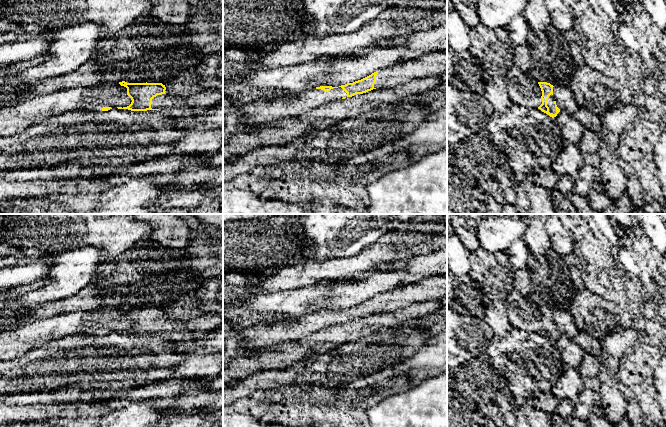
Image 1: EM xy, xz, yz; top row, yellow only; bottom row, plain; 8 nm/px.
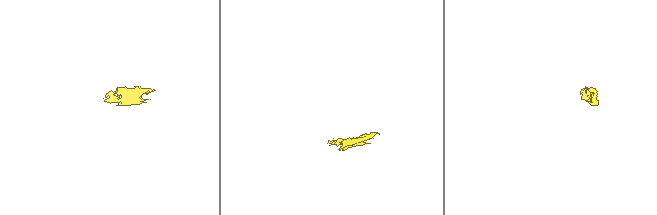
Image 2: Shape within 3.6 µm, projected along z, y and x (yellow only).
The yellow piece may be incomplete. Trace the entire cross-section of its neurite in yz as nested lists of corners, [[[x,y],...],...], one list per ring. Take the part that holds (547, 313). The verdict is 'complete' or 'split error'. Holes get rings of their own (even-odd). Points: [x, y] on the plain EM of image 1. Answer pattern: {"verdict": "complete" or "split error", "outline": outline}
{"verdict": "split error", "outline": [[[538,306],[542,315],[542,328],[538,331],[542,336],[554,342],[560,336],[553,321],[553,309],[547,306]]]}

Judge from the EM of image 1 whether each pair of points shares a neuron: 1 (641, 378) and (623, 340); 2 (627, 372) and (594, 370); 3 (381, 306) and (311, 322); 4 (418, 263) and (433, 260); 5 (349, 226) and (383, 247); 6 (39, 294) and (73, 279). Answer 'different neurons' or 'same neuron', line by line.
1: same neuron
2: different neurons
3: same neuron
4: same neuron
5: different neurons
6: same neuron

